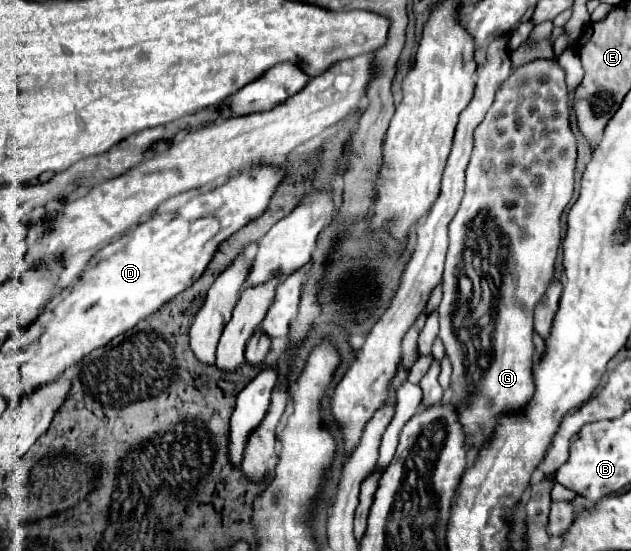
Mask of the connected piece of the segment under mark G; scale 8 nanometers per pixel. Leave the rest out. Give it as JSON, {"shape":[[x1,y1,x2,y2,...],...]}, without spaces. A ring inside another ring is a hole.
{"shape":[[539,59,511,71,491,111,475,129,475,149,467,167,465,197,449,227,449,253,443,273,443,299,439,305,439,337,453,365,453,403,459,407,459,419,471,435,469,443,475,449,479,441,473,437,479,429,485,433,481,441,487,441,495,427,495,419,505,411,517,411,527,405,535,391,531,377,535,351,531,339,533,307,553,279,553,263,561,239,559,217,573,195,575,147,577,141,567,119,565,73,549,59],[483,209,489,211,509,241,507,263,501,269,501,299,491,323,477,321,469,327,455,327,451,305,457,299,457,265,461,263,467,239,465,229]]}

